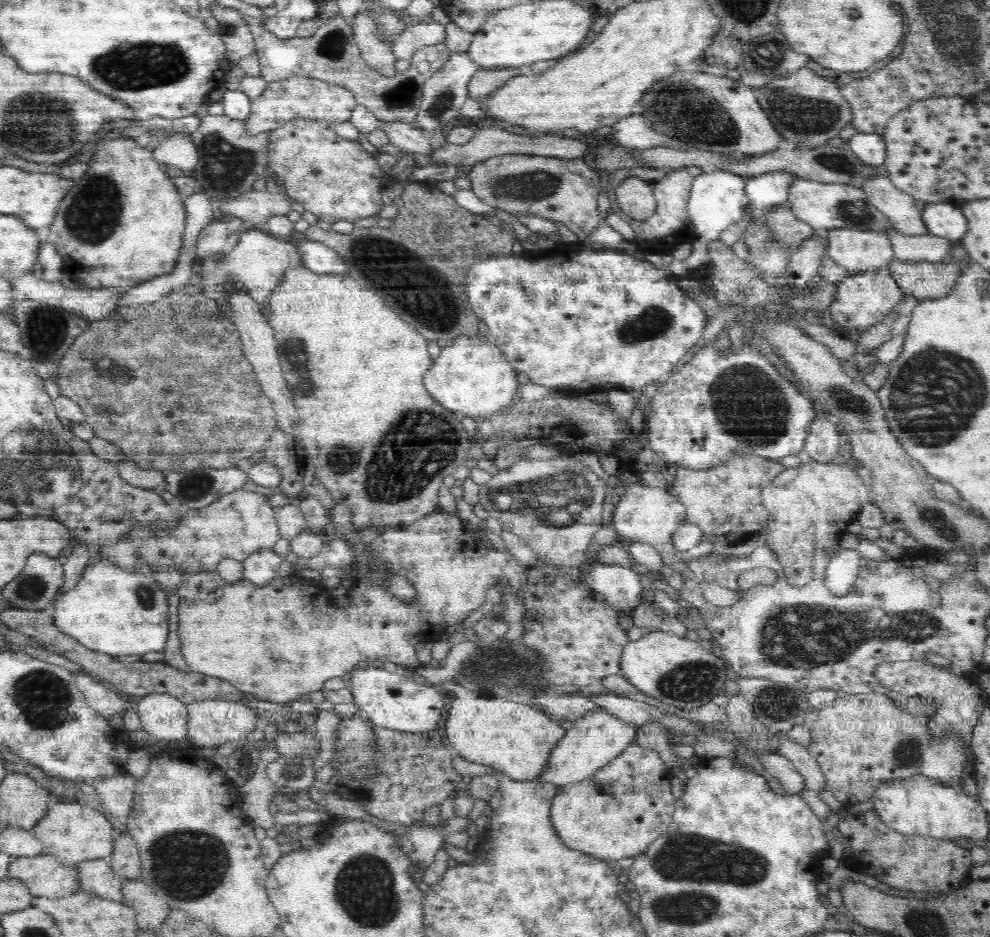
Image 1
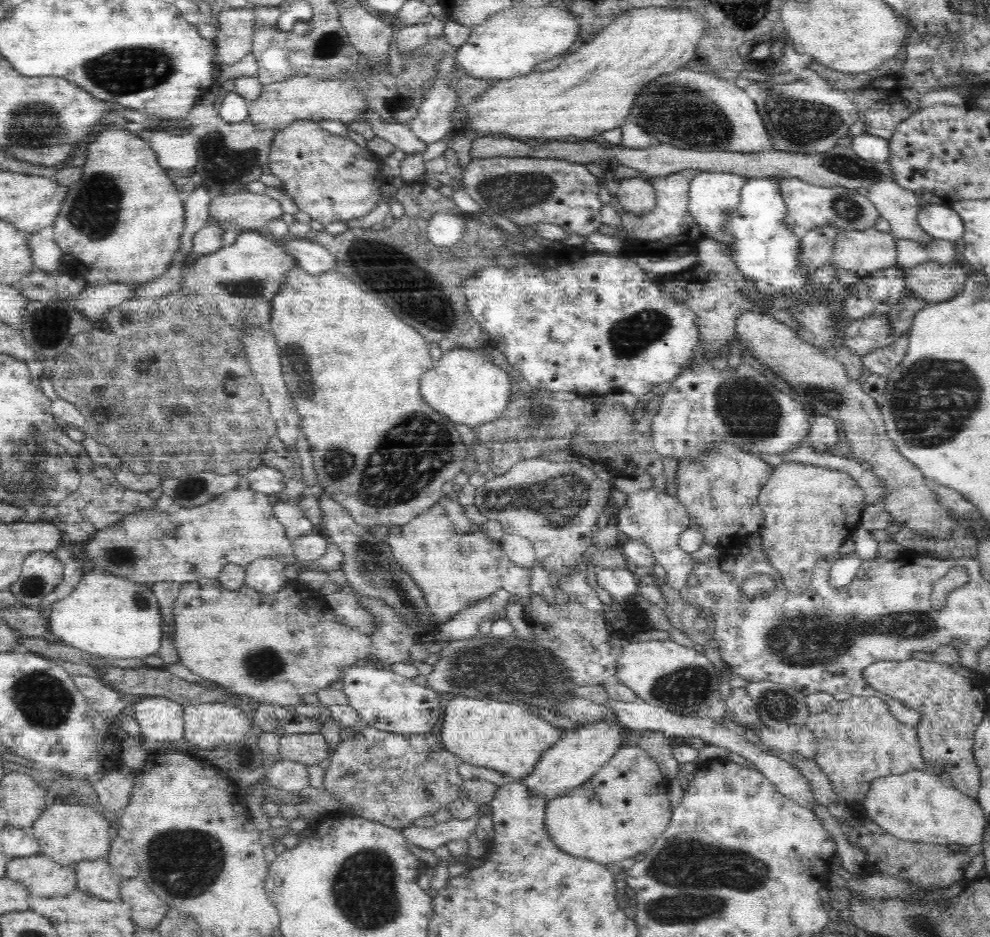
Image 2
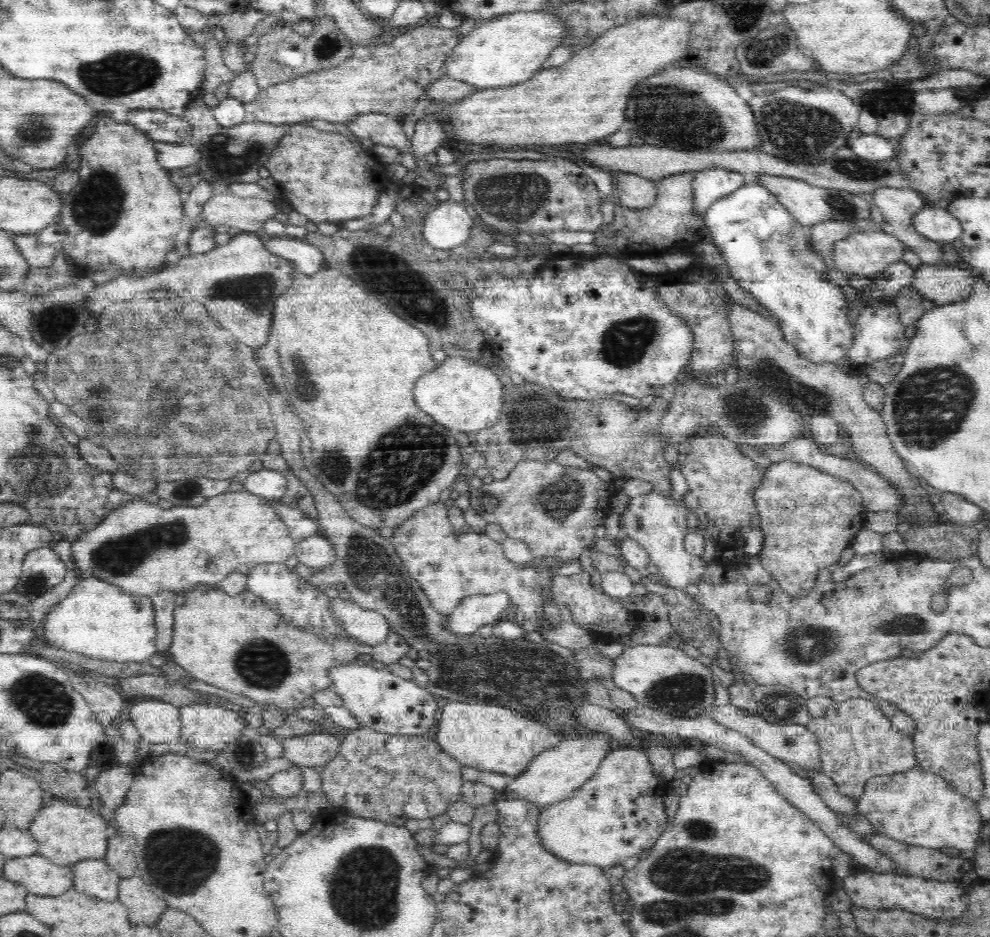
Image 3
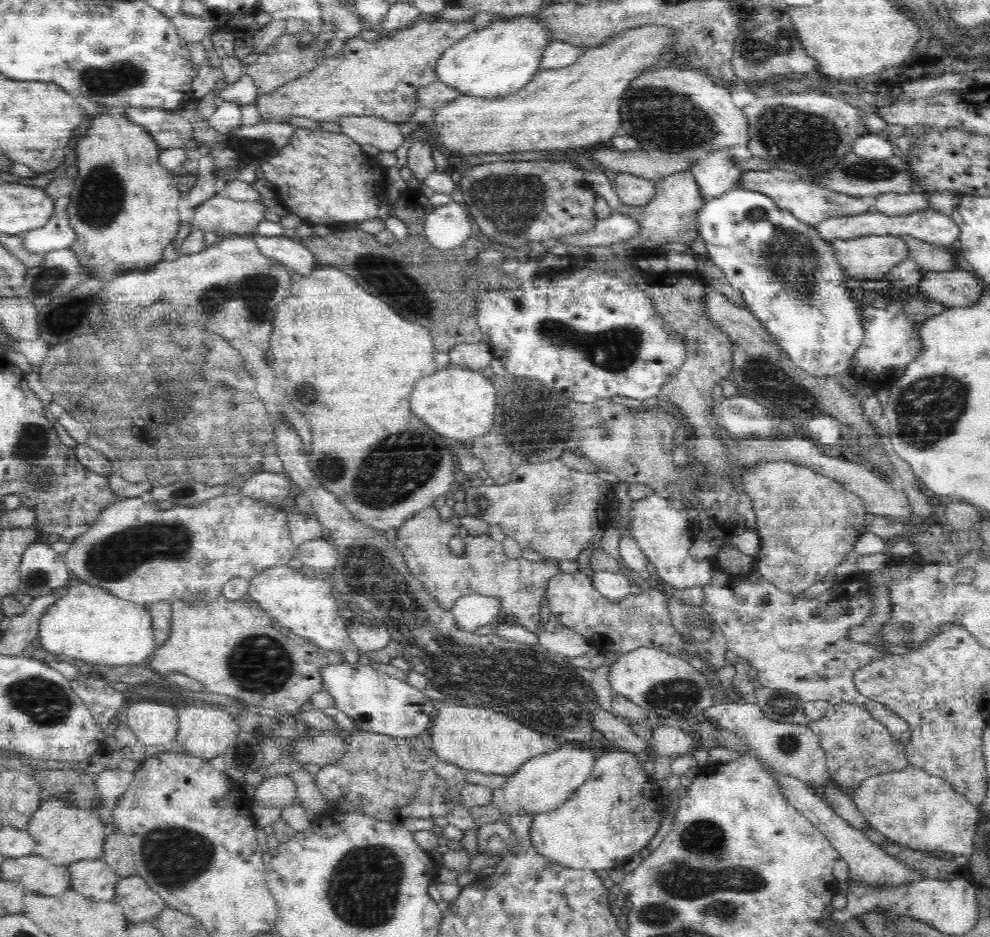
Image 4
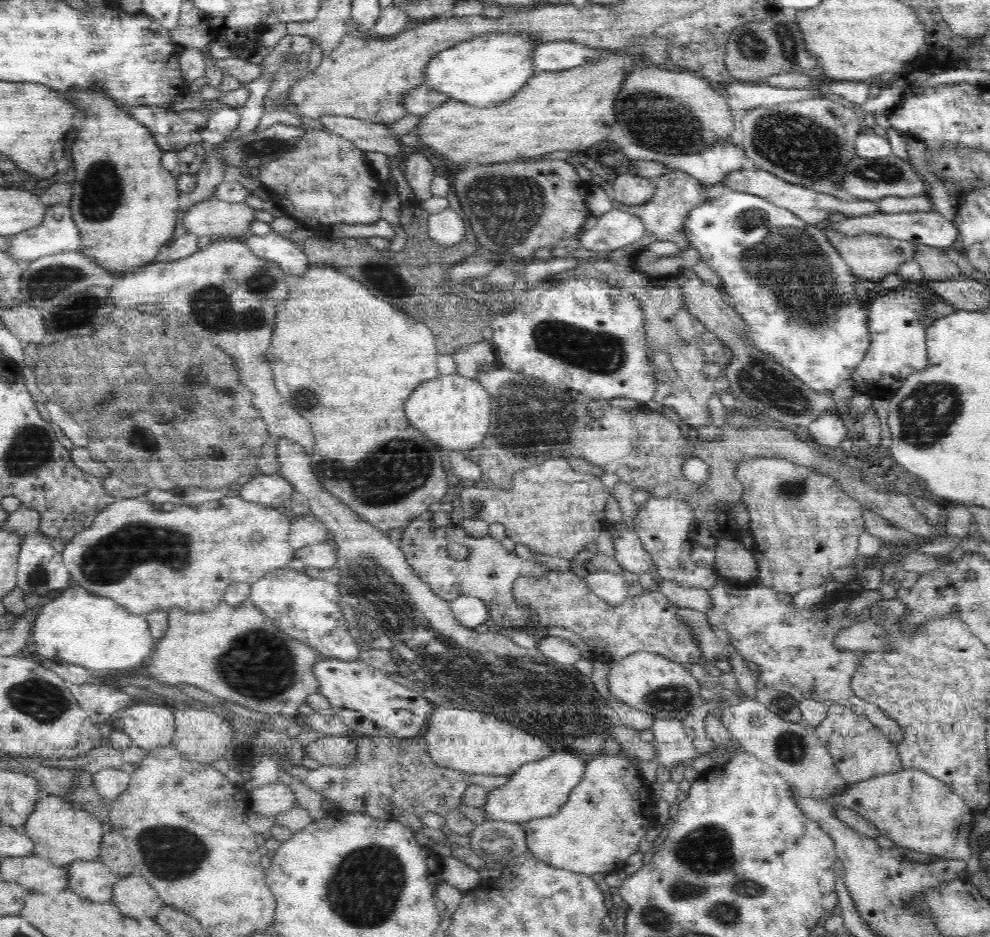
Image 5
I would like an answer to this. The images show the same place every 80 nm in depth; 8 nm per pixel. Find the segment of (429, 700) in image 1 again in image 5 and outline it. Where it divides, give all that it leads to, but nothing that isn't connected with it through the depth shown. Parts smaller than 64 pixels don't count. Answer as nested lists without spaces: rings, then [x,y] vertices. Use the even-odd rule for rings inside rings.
[[[326,657],[312,667],[319,682],[319,692],[329,702],[351,736],[397,737],[408,739],[420,735],[434,705],[420,693],[392,681],[386,673],[360,659],[355,661]]]

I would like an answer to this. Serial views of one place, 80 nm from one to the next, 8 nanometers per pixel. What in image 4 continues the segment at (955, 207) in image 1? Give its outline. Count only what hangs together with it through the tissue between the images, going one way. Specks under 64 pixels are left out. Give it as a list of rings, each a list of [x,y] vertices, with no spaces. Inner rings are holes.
[[[930,208],[924,211],[911,212],[909,215],[888,216],[877,210],[856,216],[836,217],[819,222],[815,228],[820,237],[828,242],[836,239],[854,239],[860,236],[892,235],[901,238],[904,236],[911,237],[944,248],[958,240],[960,234],[959,226],[952,217]]]

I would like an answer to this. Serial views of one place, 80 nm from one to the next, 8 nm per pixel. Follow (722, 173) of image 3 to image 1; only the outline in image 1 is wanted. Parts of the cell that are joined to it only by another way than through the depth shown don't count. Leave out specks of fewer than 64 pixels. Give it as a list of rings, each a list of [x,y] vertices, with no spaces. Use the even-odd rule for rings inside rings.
[[[715,170],[711,173],[700,173],[694,177],[688,199],[689,220],[694,225],[697,237],[692,241],[692,254],[686,260],[674,260],[665,264],[662,271],[667,275],[683,277],[689,270],[700,269],[709,264],[707,246],[719,238],[720,233],[730,224],[743,218],[744,206],[748,199],[745,193],[746,178],[737,174]]]

